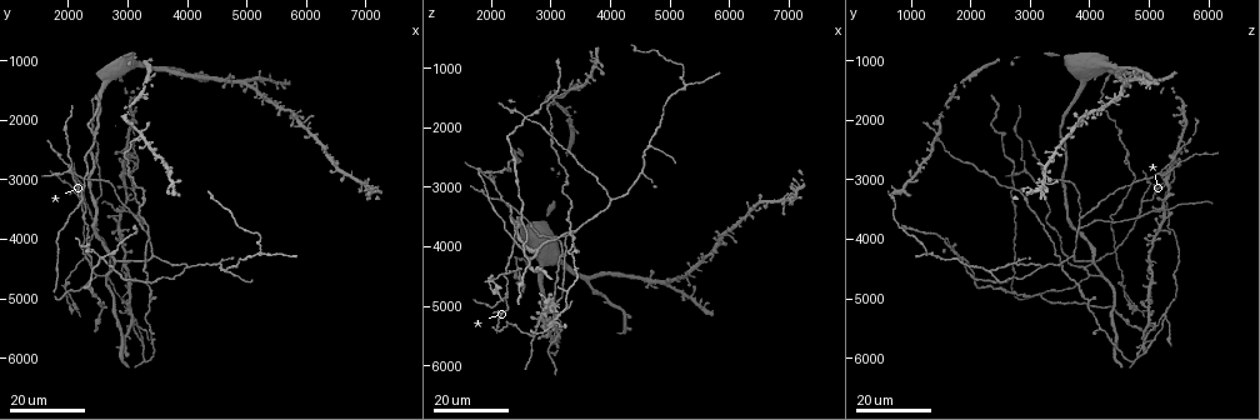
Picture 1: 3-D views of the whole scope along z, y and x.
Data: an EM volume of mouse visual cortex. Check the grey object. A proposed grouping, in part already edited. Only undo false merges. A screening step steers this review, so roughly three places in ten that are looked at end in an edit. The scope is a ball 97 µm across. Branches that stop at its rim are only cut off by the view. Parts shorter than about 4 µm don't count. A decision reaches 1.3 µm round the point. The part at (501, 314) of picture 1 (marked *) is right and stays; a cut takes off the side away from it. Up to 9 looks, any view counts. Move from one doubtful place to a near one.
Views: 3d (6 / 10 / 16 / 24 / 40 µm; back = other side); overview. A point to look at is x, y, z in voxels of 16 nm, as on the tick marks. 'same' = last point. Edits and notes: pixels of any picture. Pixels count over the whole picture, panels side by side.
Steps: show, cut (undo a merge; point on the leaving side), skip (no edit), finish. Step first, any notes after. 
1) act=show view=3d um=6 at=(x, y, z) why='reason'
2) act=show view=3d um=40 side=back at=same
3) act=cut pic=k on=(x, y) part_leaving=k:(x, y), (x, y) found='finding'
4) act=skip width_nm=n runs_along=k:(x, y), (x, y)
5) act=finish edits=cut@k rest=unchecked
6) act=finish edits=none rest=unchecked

act=show view=3d um=24 at=(2450, 4650, 4050) why='a fork'

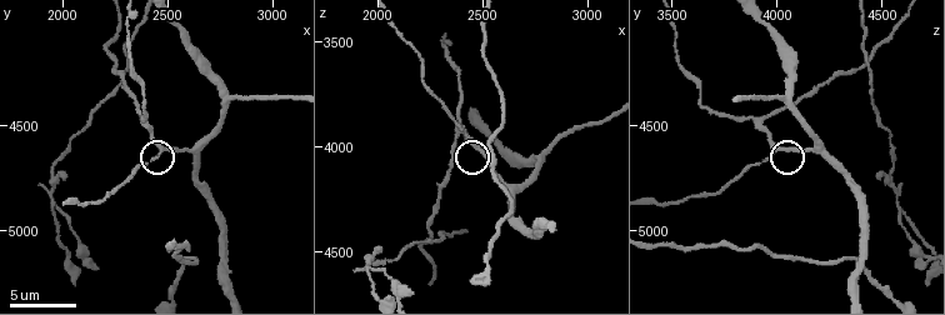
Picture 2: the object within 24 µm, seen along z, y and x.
act=show view=3d um=10 at=(2490, 4600, 4010)

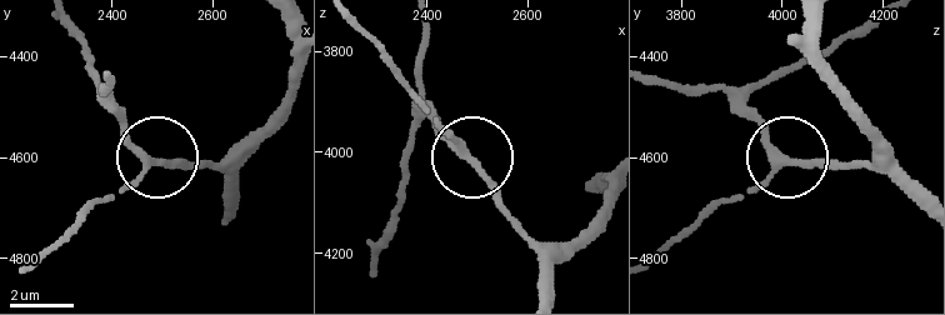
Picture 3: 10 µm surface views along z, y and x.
act=skip width_nm=230 runs_along=3:(69, 25), (118, 121), (150, 159), (109, 200) found='continuous, no second neuron'

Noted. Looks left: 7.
act=show view=3d um=16 at=(2950, 3550, 5050) why='four-way junction'

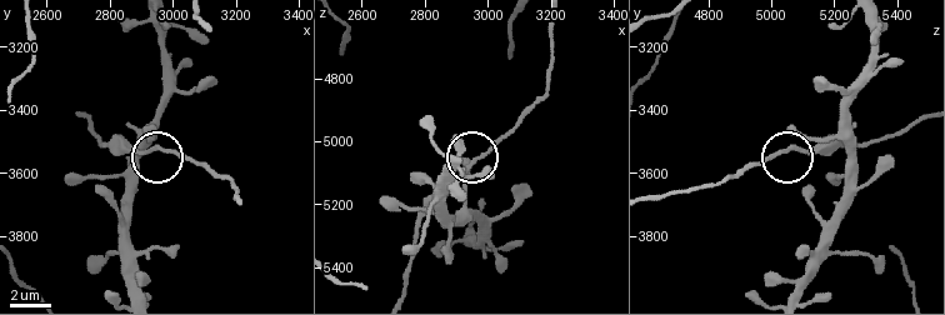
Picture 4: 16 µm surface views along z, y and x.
act=show view=3d um=10 at=(2940, 3520, 5080)

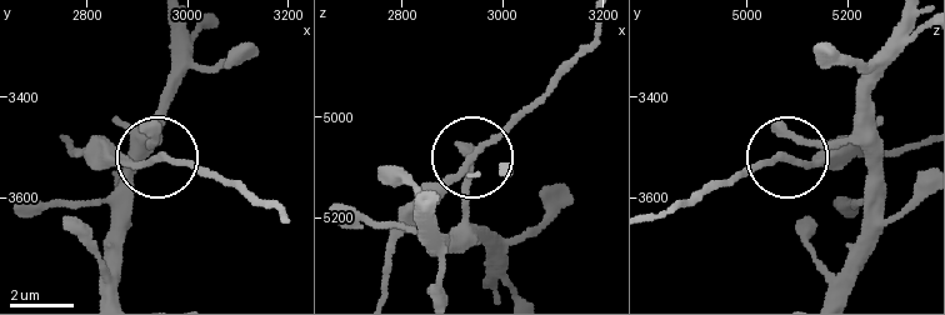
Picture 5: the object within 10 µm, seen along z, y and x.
act=skip side_arm_um=19 runs_along=5:(283, 223), (280, 211), (235, 188), (154, 158), (100, 166) found='all the same neuron'

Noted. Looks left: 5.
act=show view=3d um=16 at=(4500, 4350, 2750) why='small branch off a trunk'

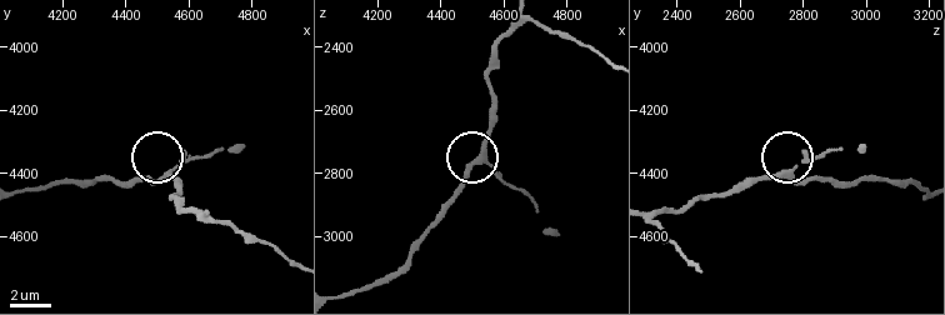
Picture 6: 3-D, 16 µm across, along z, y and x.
act=show view=3d um=6 at=(4530, 4400, 2750)

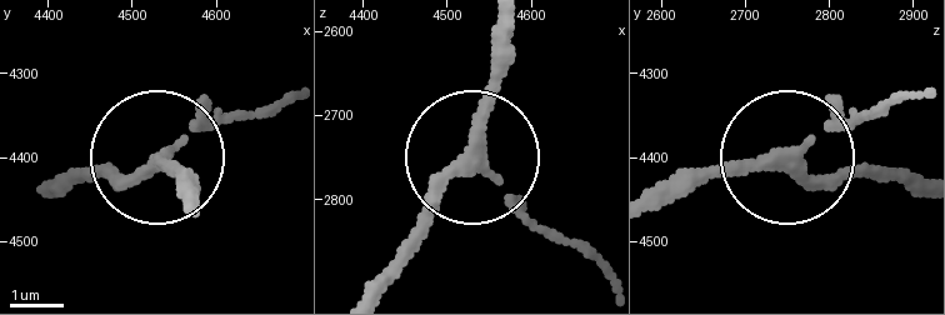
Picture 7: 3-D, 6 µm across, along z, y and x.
act=show view=3d um=6 side=back at=(4540, 4400, 2755)

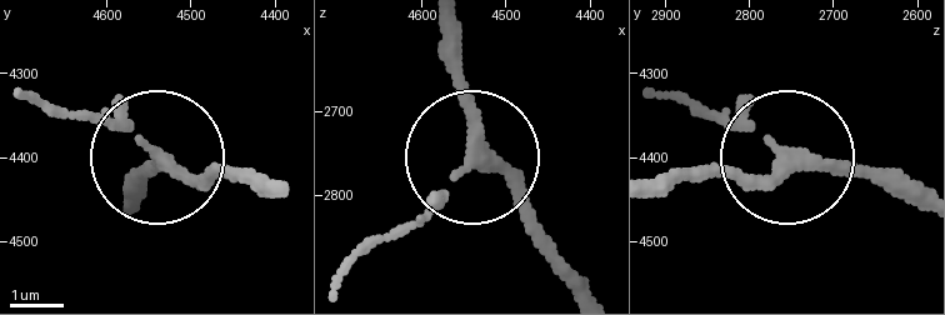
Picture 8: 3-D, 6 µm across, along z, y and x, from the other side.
act=skip width_nm=210 runs_along=8:(279, 185), (175, 168), (59, 109) found='continuous, no second neuron'

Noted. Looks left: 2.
act=show view=3d um=24 at=(4650, 4550, 2350) why='three arms meet'

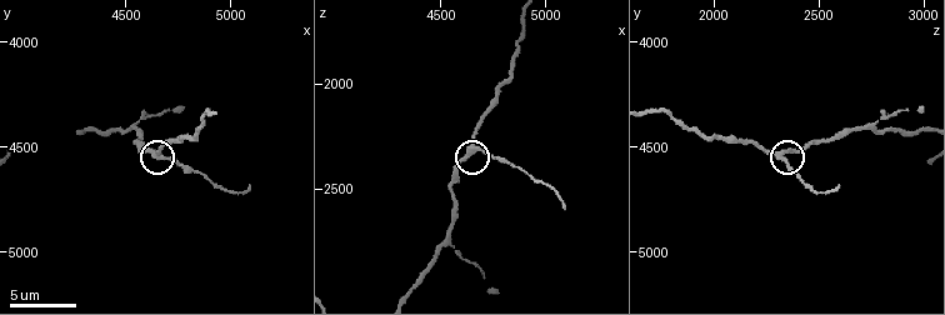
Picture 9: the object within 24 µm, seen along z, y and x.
act=show view=3d um=6 at=(4660, 4550, 2300)

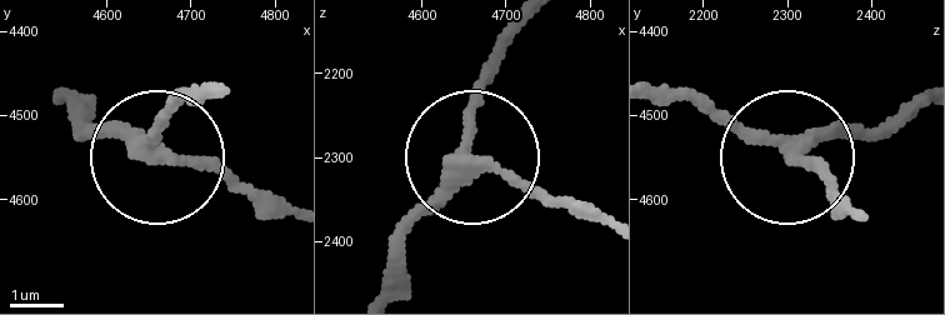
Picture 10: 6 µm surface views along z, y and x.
act=skip arms=3 runs_along=10:(389, 288), (411, 221), (474, 158), (576, 216) found='all the same neuron'

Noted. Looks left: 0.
act=finish edits=none rest=unchecked

